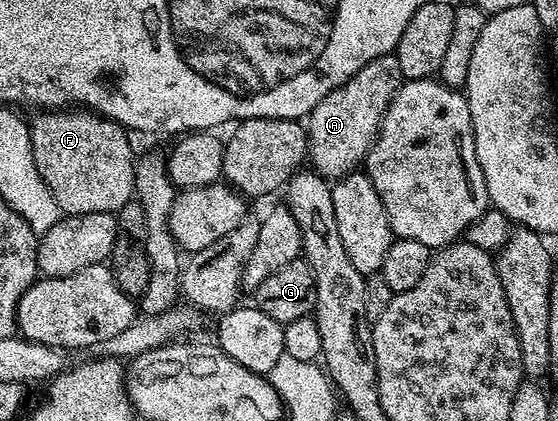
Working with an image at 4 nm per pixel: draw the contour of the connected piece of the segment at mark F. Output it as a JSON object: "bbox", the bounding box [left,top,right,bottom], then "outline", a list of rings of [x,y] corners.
{"bbox":[29,108,137,215],"outline":[[[86,108],[64,118],[39,118],[29,125],[37,172],[64,215],[115,214],[132,201],[137,158],[131,155],[131,142],[124,127]]]}

